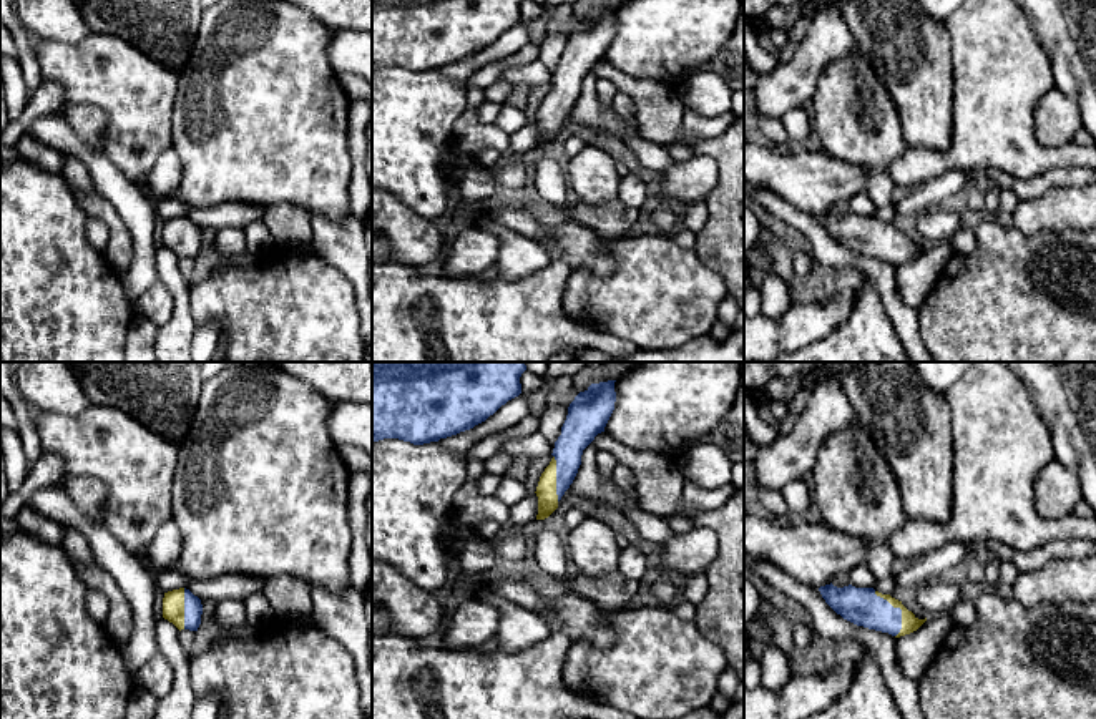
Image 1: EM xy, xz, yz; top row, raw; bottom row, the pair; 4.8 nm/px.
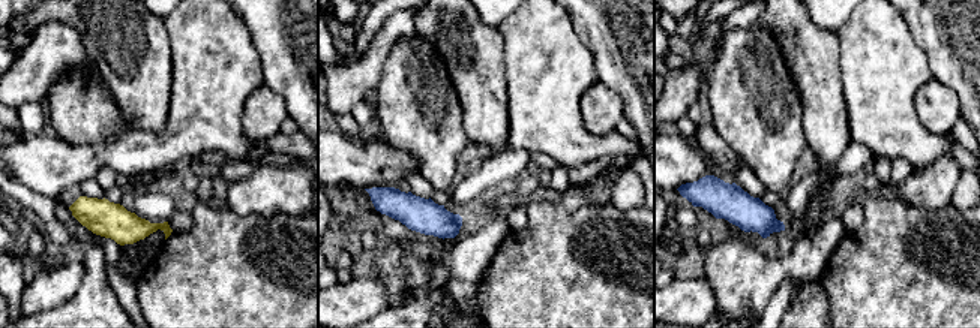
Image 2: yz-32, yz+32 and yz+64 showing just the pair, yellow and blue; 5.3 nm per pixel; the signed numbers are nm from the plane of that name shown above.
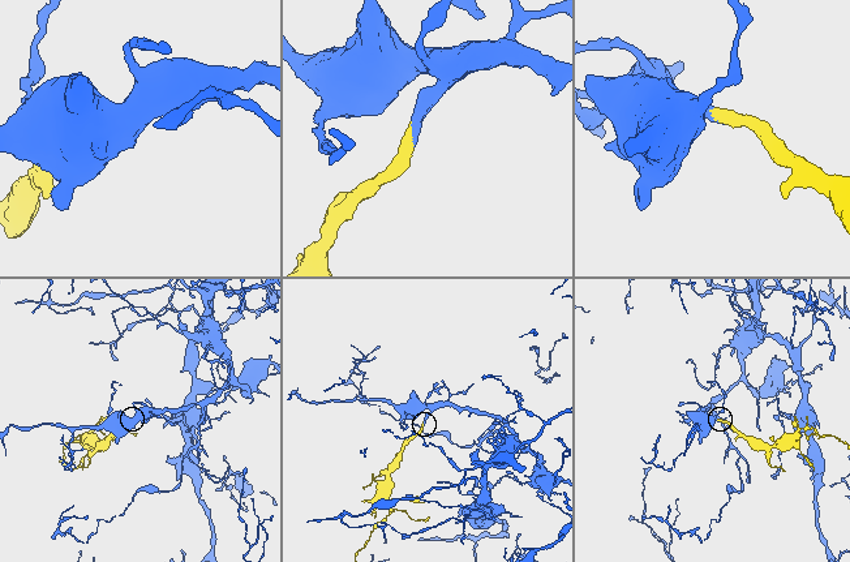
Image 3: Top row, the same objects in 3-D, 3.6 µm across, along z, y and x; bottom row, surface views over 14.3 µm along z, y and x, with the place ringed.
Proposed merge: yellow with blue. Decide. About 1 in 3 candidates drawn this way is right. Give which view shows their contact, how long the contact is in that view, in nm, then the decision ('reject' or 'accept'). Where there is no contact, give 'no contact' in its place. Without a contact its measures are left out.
yz | 240 nm | accept

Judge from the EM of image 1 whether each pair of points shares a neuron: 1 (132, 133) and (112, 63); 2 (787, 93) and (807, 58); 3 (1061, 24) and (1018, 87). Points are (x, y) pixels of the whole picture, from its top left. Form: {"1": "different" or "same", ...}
{"1": "same", "2": "same", "3": "different"}

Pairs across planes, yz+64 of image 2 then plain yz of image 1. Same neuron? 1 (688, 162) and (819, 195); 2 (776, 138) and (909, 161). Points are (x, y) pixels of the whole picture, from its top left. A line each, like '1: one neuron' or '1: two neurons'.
1: one neuron
2: two neurons

